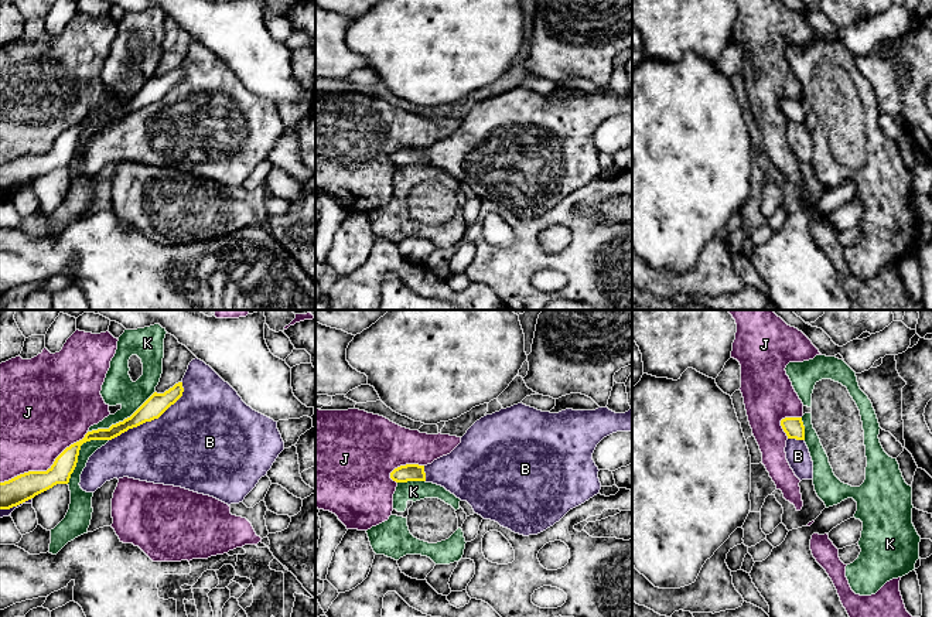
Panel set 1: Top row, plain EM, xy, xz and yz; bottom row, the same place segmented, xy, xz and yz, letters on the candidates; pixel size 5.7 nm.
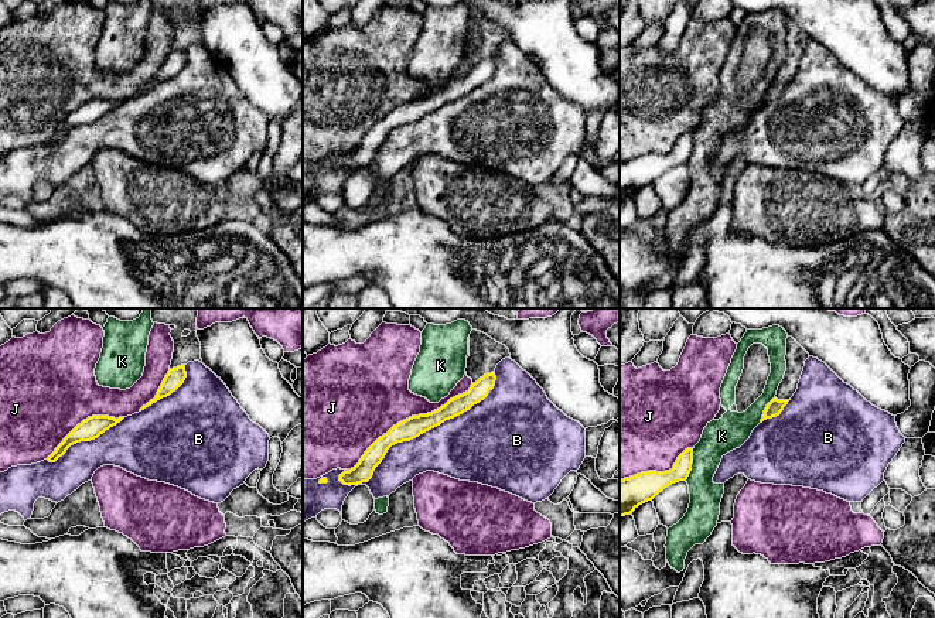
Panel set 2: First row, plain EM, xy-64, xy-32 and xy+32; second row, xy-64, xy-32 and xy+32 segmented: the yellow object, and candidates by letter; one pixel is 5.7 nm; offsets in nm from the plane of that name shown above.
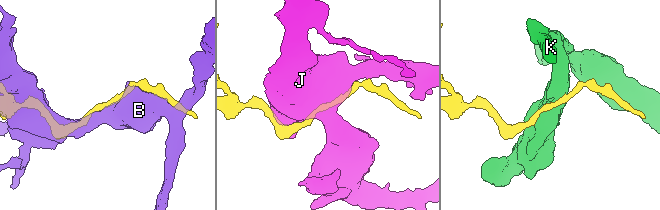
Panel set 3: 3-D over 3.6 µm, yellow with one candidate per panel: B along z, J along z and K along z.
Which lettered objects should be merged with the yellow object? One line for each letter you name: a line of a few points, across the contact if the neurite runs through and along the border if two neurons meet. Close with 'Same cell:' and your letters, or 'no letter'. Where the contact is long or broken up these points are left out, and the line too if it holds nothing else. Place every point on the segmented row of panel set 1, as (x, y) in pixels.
Same cell: no letter

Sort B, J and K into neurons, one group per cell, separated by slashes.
B / J / K

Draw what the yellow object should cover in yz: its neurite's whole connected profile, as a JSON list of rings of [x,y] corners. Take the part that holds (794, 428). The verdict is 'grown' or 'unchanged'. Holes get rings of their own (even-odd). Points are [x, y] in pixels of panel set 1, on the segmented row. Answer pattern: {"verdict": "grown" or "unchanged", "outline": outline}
{"verdict": "unchanged", "outline": [[[785,417],[781,420],[781,426],[788,439],[805,440],[805,426],[802,417]]]}

